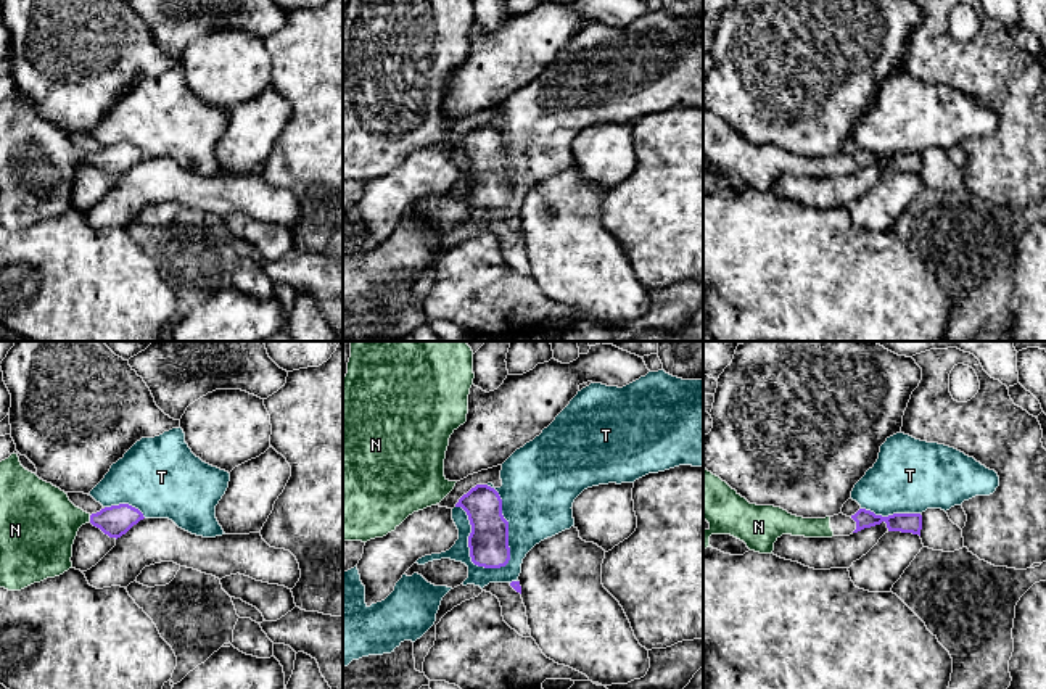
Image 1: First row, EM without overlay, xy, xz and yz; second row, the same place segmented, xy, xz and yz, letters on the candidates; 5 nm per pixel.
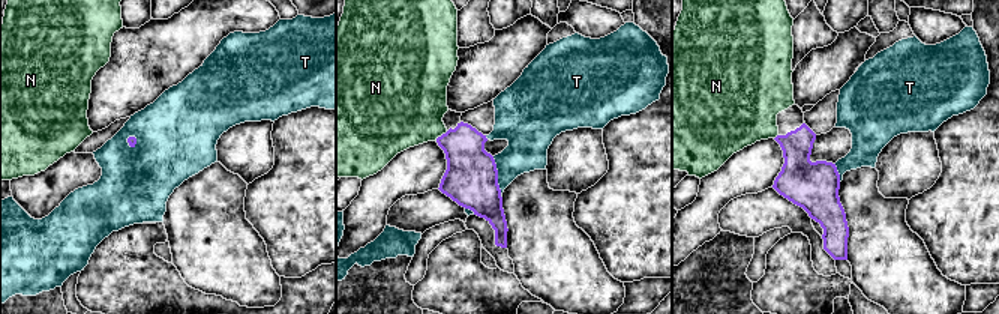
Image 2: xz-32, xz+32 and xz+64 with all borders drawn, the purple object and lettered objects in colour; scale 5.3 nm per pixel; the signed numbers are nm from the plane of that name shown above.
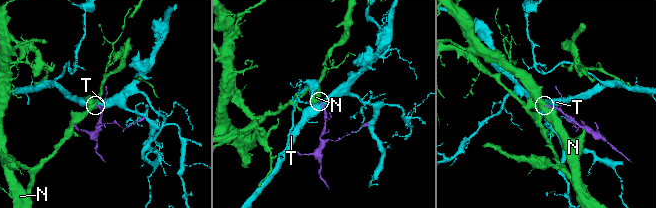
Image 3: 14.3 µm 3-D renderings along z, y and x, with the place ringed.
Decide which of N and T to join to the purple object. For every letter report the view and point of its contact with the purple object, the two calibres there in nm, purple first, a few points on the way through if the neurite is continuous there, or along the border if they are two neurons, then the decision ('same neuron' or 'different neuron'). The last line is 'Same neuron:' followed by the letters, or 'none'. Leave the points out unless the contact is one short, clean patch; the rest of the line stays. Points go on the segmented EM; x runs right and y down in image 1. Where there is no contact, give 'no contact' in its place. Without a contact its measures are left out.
N: contact xy (90, 519); calibres 160 and 380 nm; way xy (116, 520), (90, 519), (60, 519), (41, 523); same neuron
T: contact xz (507, 527); calibres 200 and 380 nm; different neuron
Same neuron: N

